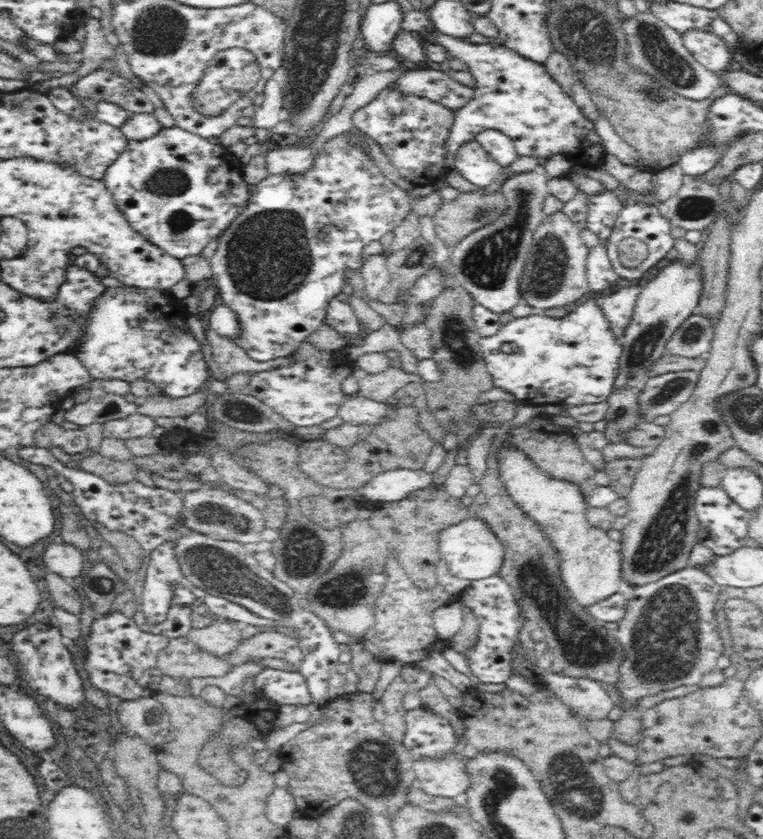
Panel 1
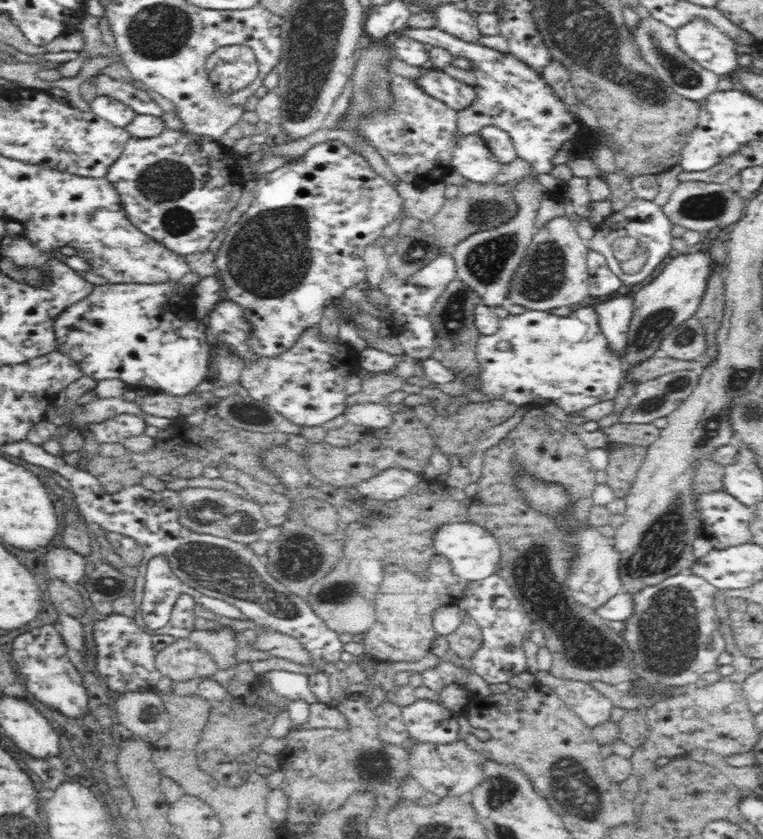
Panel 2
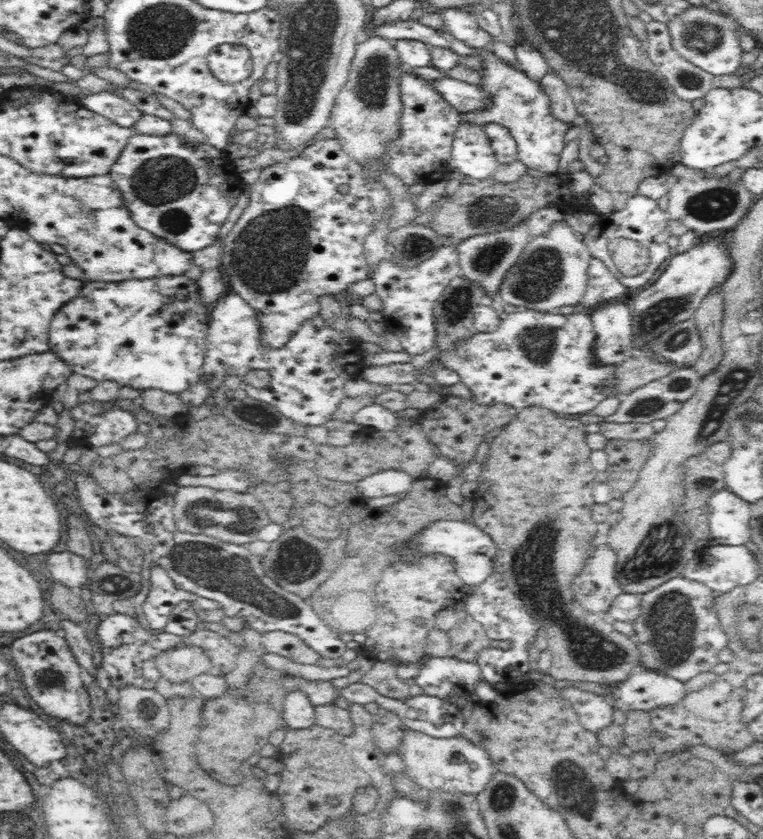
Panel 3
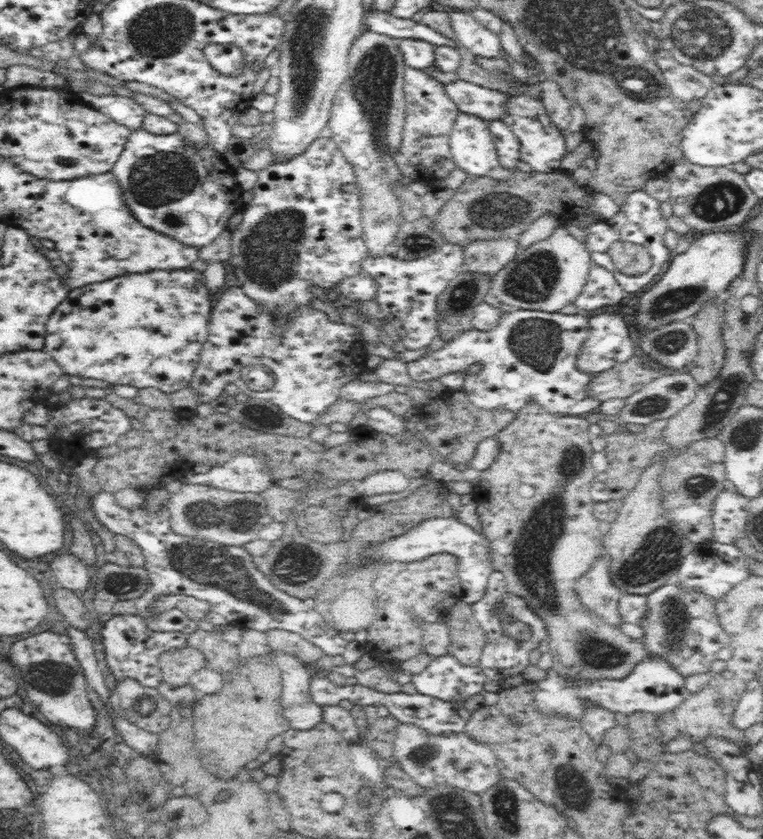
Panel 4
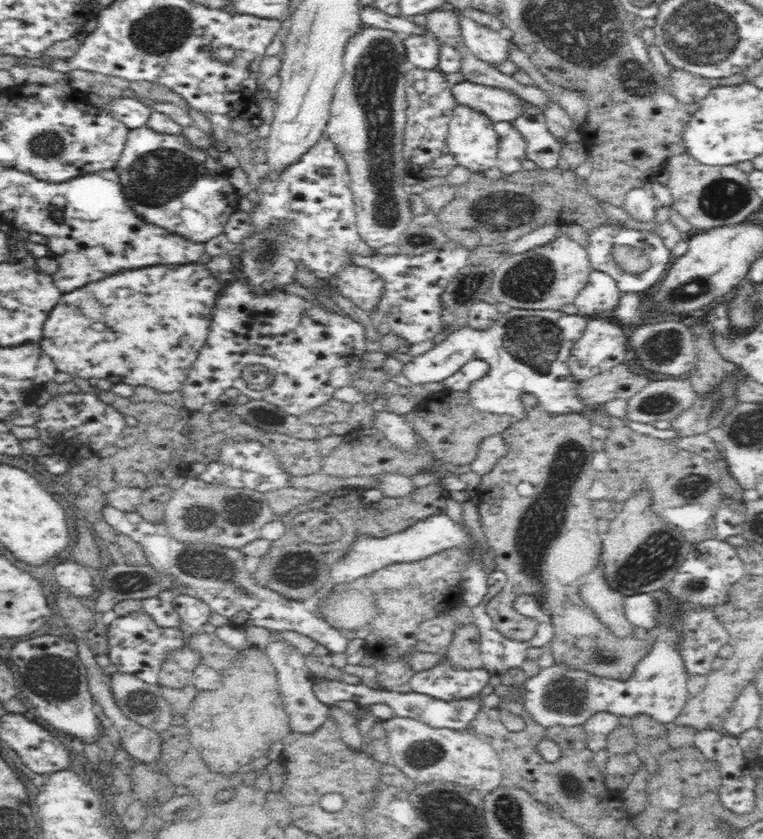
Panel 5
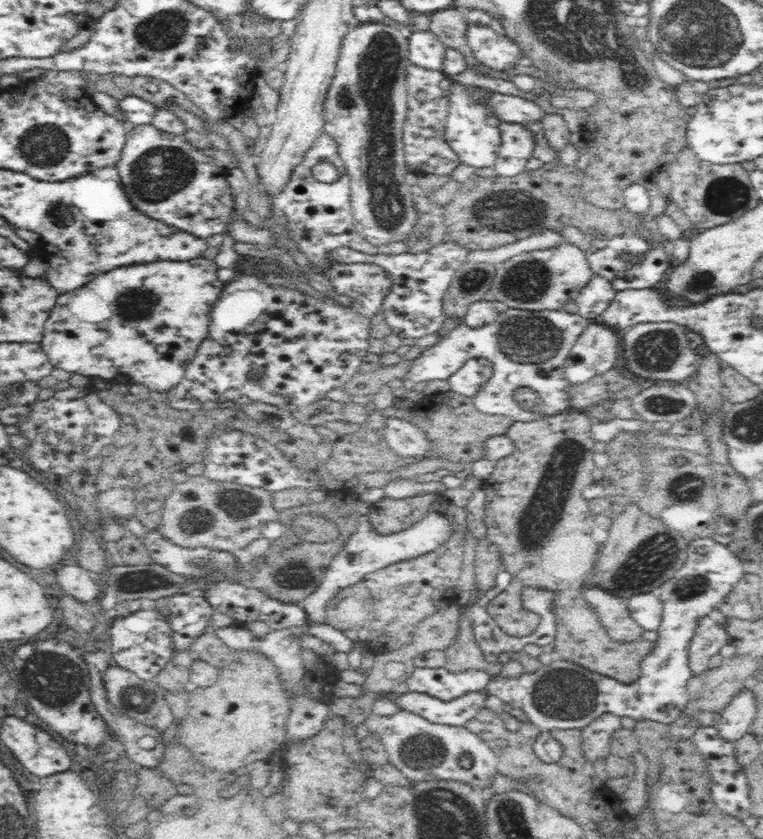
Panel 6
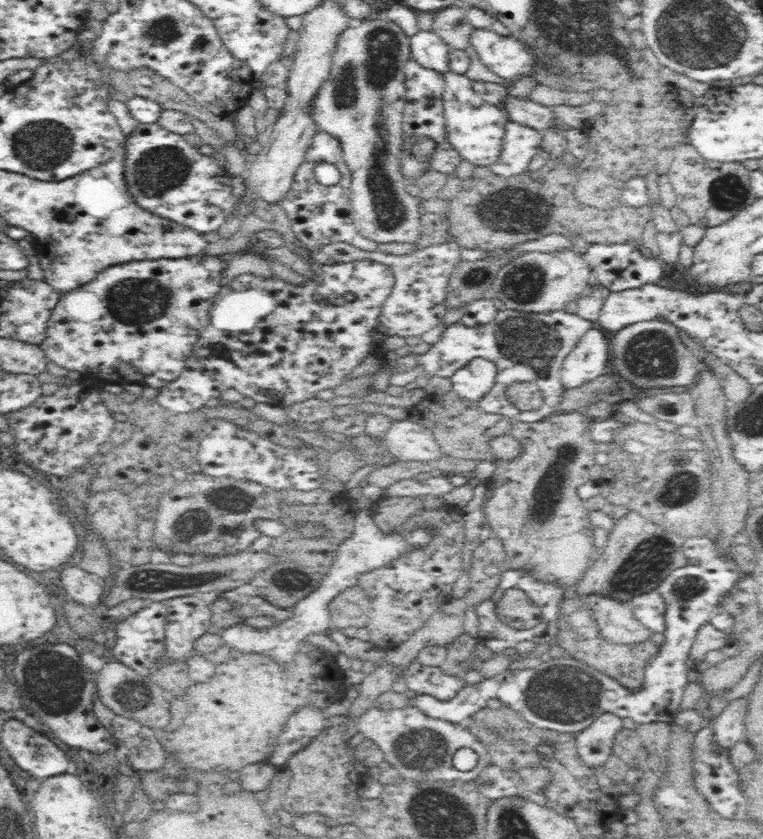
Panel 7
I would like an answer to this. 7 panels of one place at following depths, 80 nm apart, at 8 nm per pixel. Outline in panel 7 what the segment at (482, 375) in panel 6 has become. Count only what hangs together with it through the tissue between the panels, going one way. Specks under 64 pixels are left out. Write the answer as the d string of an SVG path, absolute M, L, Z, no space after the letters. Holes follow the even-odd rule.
M478 357L459 368L450 380L461 397L480 402L492 390L496 378L497 366L494 362Z

